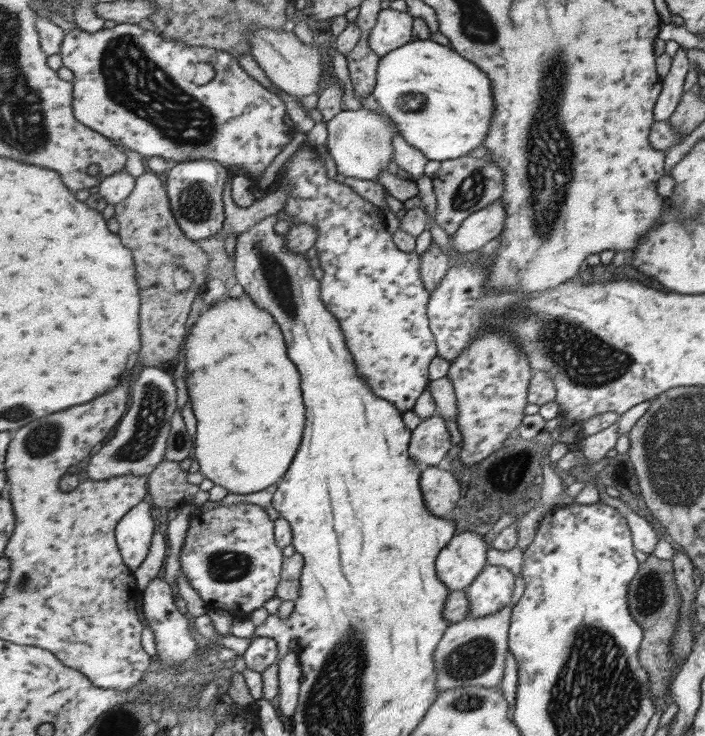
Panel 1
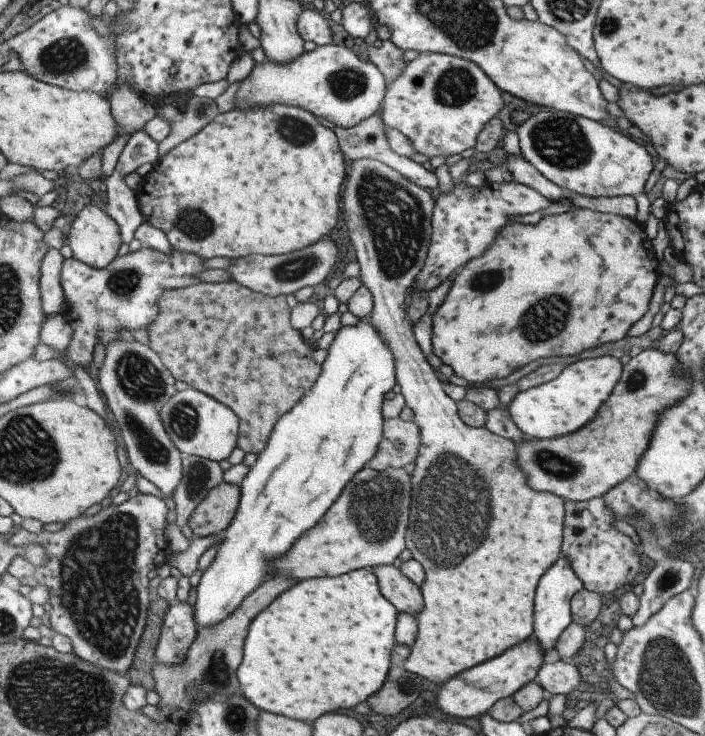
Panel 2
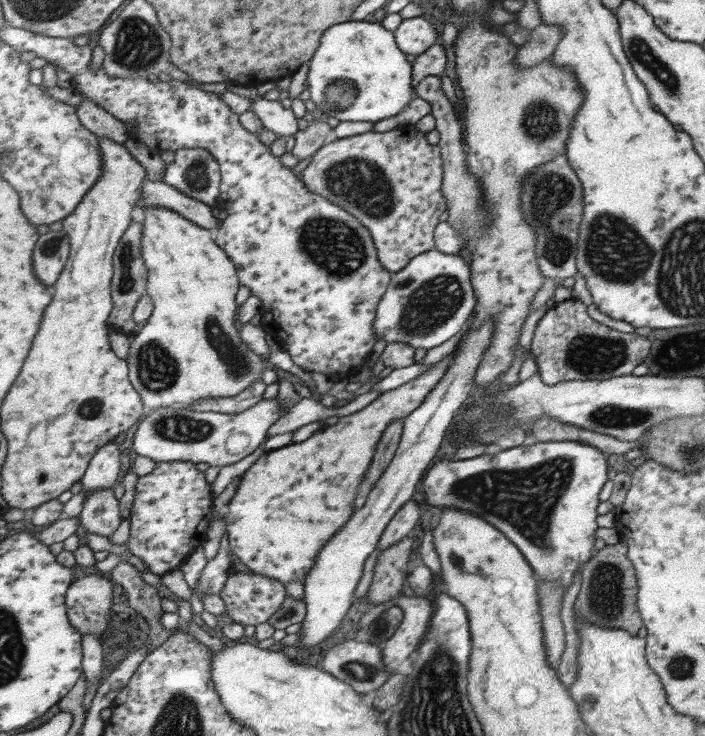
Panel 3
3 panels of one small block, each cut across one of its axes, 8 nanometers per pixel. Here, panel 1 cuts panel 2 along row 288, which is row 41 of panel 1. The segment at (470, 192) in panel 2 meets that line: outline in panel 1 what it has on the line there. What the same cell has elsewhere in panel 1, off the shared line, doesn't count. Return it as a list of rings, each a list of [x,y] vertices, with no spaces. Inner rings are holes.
[[[429,38],[417,39],[396,48],[382,57],[379,64],[374,94],[382,112],[397,125],[404,139],[411,146],[422,150],[429,161],[443,163],[447,160],[468,158],[471,150],[484,146],[495,115],[493,96],[496,96],[496,90],[489,76],[483,70],[479,70],[477,64],[465,60],[452,47],[443,46]]]

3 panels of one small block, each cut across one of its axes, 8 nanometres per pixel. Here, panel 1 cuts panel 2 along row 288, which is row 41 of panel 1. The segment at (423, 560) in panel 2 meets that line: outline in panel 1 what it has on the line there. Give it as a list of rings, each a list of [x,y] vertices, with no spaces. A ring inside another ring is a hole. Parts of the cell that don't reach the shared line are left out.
[[[381,9],[377,24],[370,30],[369,44],[380,56],[413,42],[414,16],[408,11]]]

